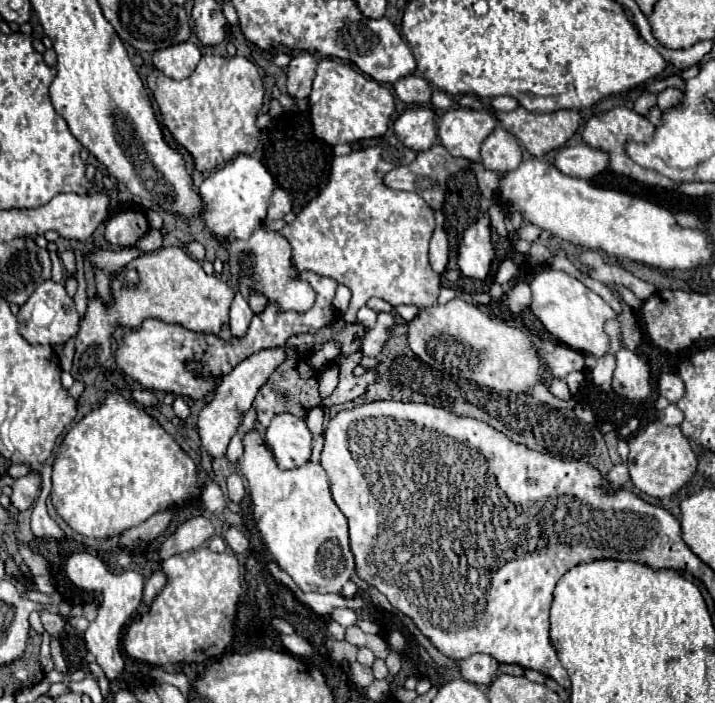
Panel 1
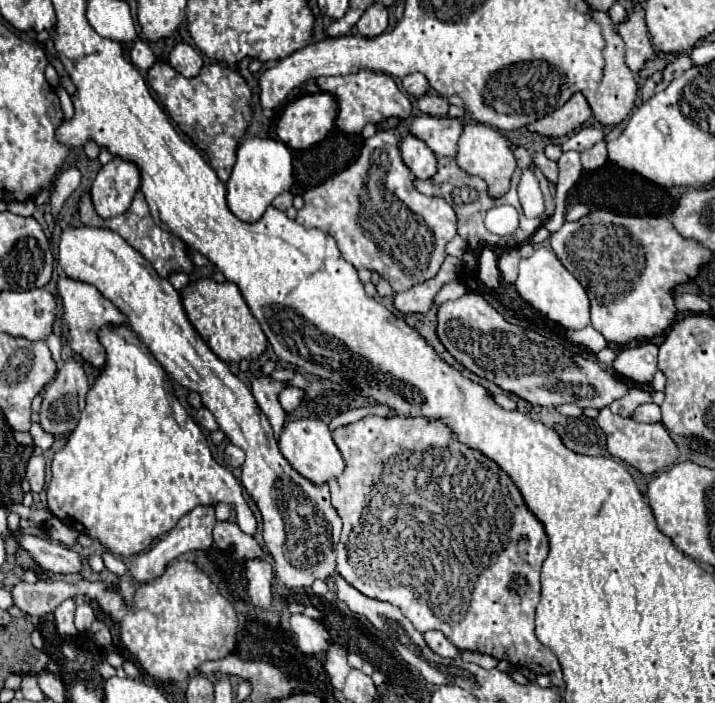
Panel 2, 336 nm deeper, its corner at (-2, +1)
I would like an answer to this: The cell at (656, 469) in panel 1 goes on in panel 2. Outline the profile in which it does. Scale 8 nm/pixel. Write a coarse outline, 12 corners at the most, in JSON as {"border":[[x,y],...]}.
{"border":[[601,409],[607,451],[643,475],[679,459],[661,423]]}

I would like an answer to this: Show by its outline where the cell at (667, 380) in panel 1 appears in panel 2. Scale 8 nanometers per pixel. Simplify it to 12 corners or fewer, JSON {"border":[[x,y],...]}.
{"border":[[657,345],[625,347],[611,369],[635,383],[657,373]]}

